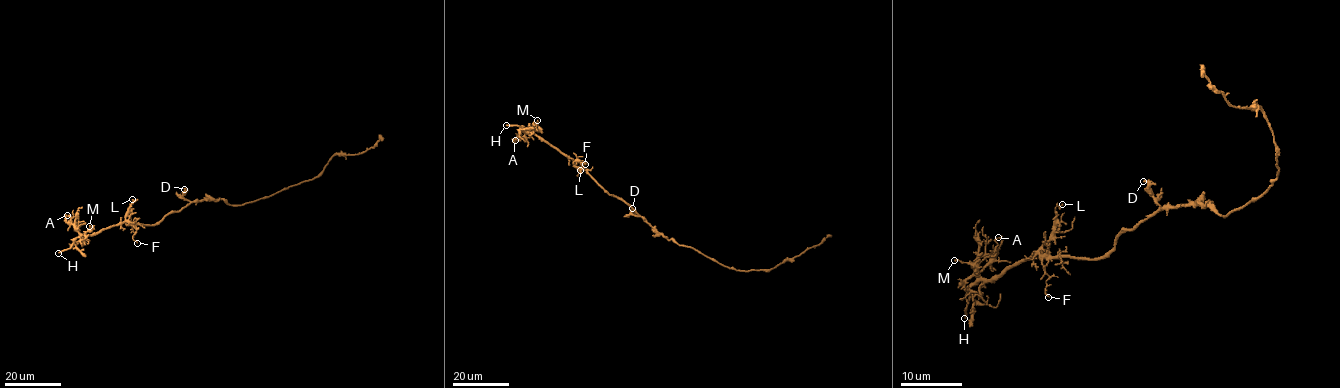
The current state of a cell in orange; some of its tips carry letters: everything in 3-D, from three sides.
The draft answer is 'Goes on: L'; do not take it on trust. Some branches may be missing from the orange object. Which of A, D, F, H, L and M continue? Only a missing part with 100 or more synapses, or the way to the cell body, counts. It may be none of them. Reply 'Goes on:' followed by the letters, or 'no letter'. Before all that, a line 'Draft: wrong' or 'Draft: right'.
Draft: wrong
Goes on: H

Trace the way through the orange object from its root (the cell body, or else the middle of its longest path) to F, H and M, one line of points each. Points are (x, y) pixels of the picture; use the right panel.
F: (1205, 204), (1160, 207), (1134, 228), (1126, 228), (1103, 256), (1051, 257), (1045, 266), (1048, 297)
H: (1205, 204), (1160, 207), (1126, 228), (1099, 257), (1036, 253), (983, 283), (969, 299), (964, 318)
M: (1205, 204), (1160, 207), (1092, 259), (1036, 253), (993, 279), (954, 260)

